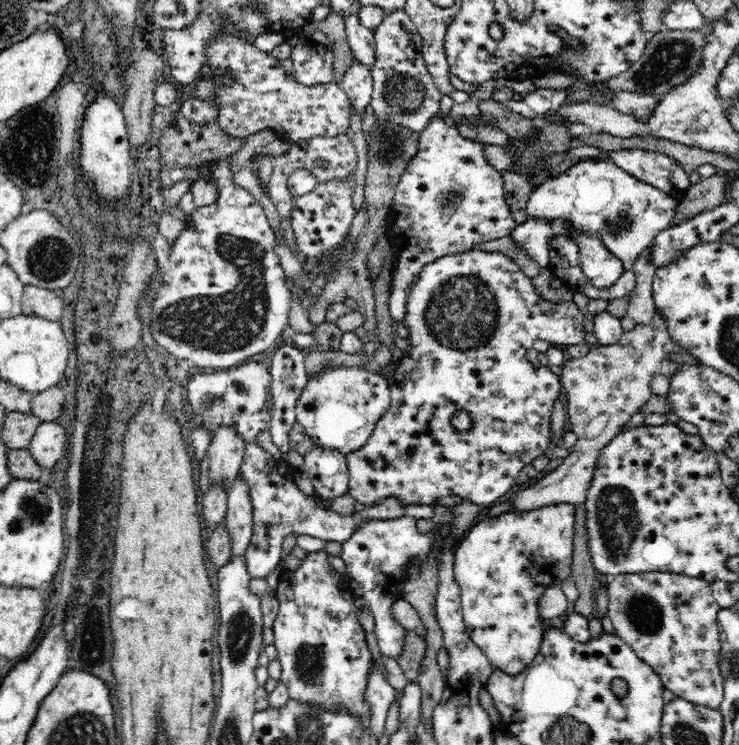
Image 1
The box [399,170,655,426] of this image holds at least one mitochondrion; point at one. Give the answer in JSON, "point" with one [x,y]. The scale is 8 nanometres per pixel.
{"point":[462,315]}

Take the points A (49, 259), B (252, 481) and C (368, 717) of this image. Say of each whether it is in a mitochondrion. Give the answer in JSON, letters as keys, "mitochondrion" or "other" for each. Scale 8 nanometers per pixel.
{"A":"mitochondrion","B":"other","C":"other"}

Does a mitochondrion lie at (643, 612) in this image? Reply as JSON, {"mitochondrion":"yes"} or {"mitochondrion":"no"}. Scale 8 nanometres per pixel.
{"mitochondrion":"yes"}

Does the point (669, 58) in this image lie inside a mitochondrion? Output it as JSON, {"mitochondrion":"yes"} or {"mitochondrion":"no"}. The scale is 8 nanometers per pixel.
{"mitochondrion":"yes"}

